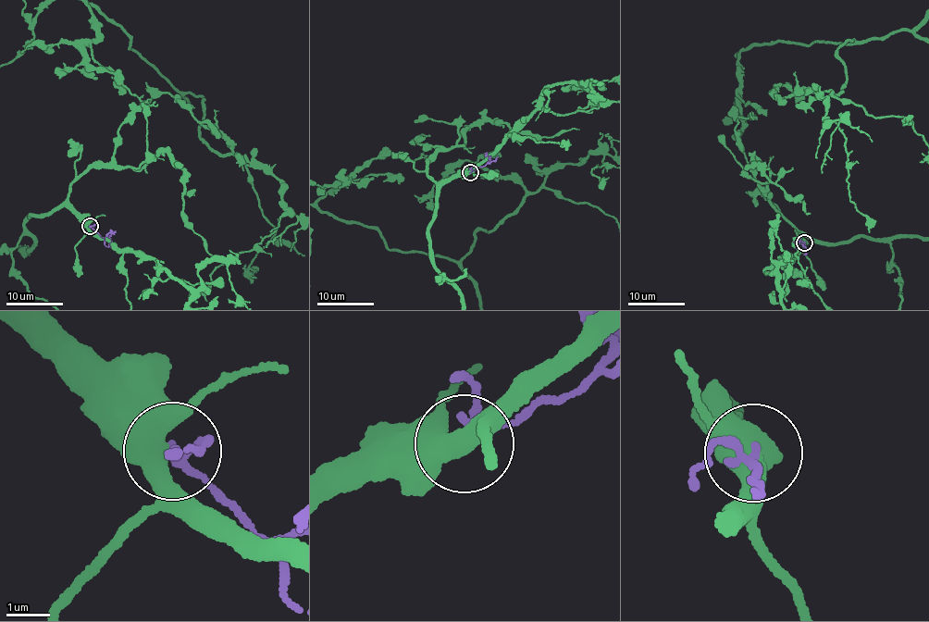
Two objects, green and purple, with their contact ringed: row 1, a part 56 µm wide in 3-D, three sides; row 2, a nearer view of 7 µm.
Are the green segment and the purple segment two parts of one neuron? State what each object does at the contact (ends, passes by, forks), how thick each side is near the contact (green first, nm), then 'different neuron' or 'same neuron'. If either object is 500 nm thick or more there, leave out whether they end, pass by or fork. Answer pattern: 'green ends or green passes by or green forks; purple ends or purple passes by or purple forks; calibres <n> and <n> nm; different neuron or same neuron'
green forks; purple passes by; calibres 440 and 160 nm; different neuron

